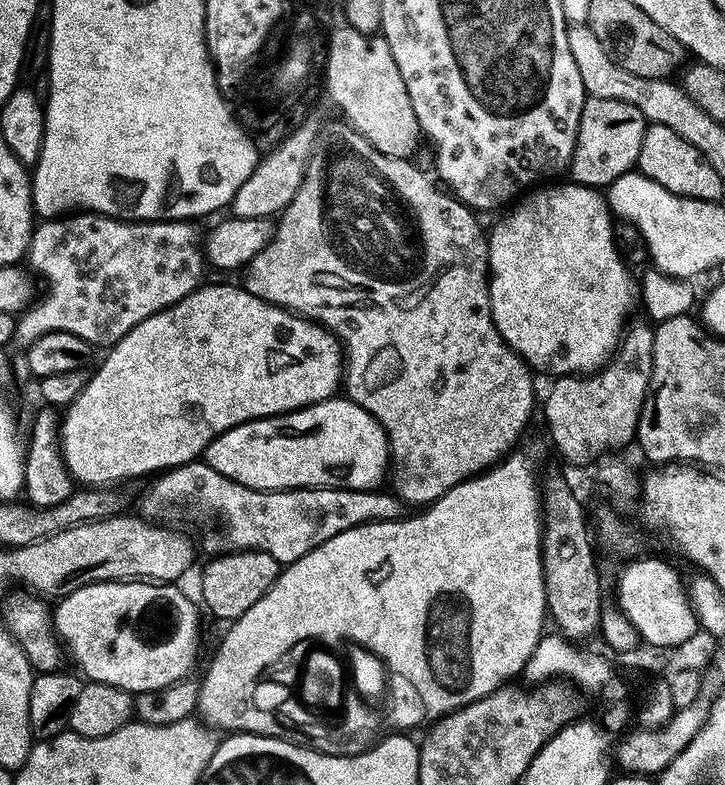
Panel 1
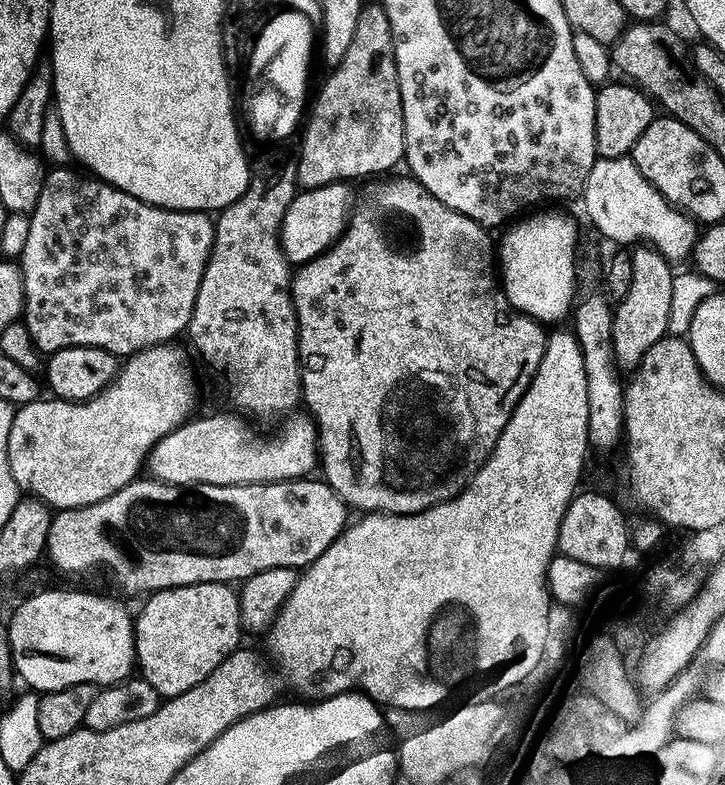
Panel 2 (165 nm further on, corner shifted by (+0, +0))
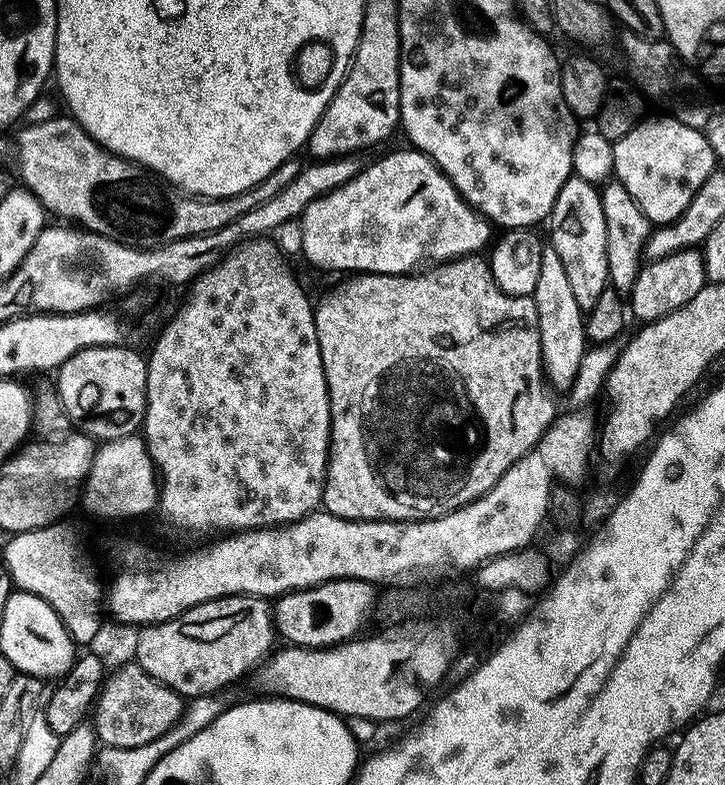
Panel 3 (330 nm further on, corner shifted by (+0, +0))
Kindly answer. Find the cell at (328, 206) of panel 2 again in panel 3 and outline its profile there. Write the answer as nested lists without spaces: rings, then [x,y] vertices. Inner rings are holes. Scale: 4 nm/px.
[[[407,150],[408,152],[392,152],[389,156],[384,156],[381,160],[376,160],[372,165],[365,167],[350,182],[343,184],[341,188],[336,188],[333,192],[328,192],[320,196],[300,216],[298,227],[300,227],[300,248],[304,251],[304,256],[316,268],[325,268],[328,272],[344,272],[340,274],[359,274],[361,272],[373,272],[374,274],[394,274],[403,276],[409,272],[417,271],[425,262],[447,262],[457,260],[459,256],[475,256],[483,253],[484,247],[488,244],[494,228],[489,221],[485,220],[475,208],[462,199],[458,190],[450,182],[450,178],[423,152]]]

